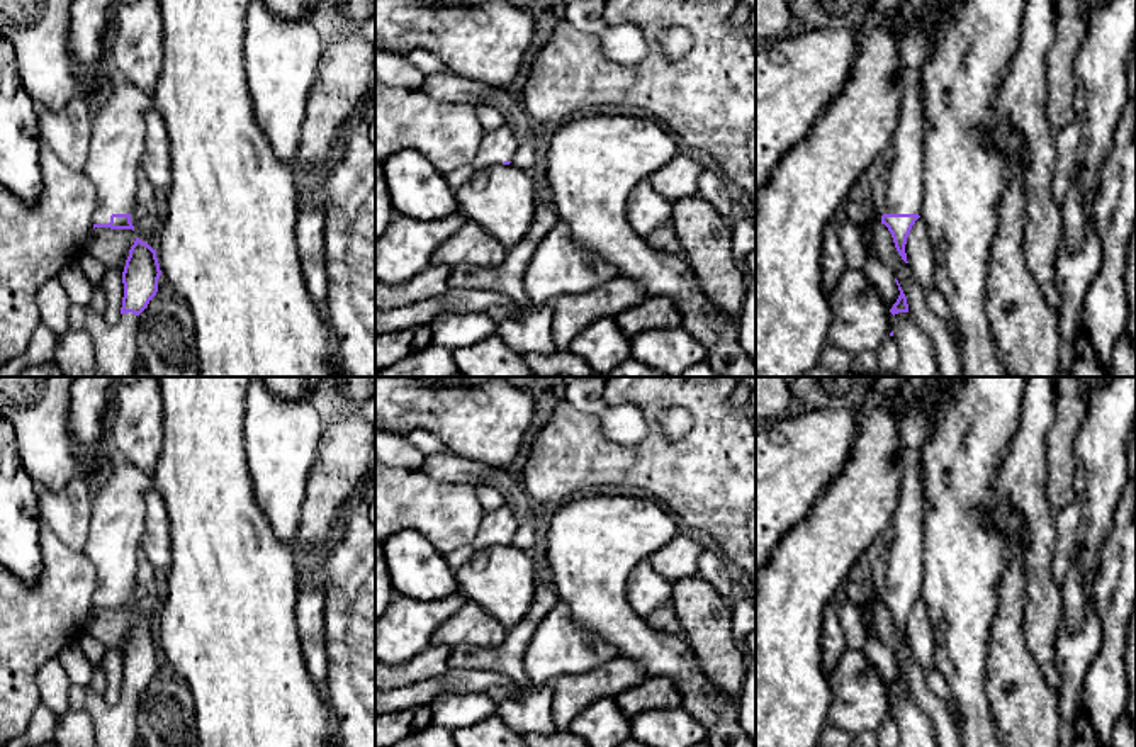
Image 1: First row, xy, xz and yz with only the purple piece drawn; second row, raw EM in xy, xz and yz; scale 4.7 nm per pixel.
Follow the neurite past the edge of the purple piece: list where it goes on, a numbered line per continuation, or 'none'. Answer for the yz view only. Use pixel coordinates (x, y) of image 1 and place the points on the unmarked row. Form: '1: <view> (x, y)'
1: yz (905, 569)
2: yz (916, 730)

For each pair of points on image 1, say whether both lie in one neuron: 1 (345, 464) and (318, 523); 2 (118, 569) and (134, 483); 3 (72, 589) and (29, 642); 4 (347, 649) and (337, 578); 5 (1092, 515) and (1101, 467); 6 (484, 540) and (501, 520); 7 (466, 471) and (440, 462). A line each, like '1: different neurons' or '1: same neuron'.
1: same neuron
2: same neuron
3: same neuron
4: same neuron
5: same neuron
6: same neuron
7: same neuron

